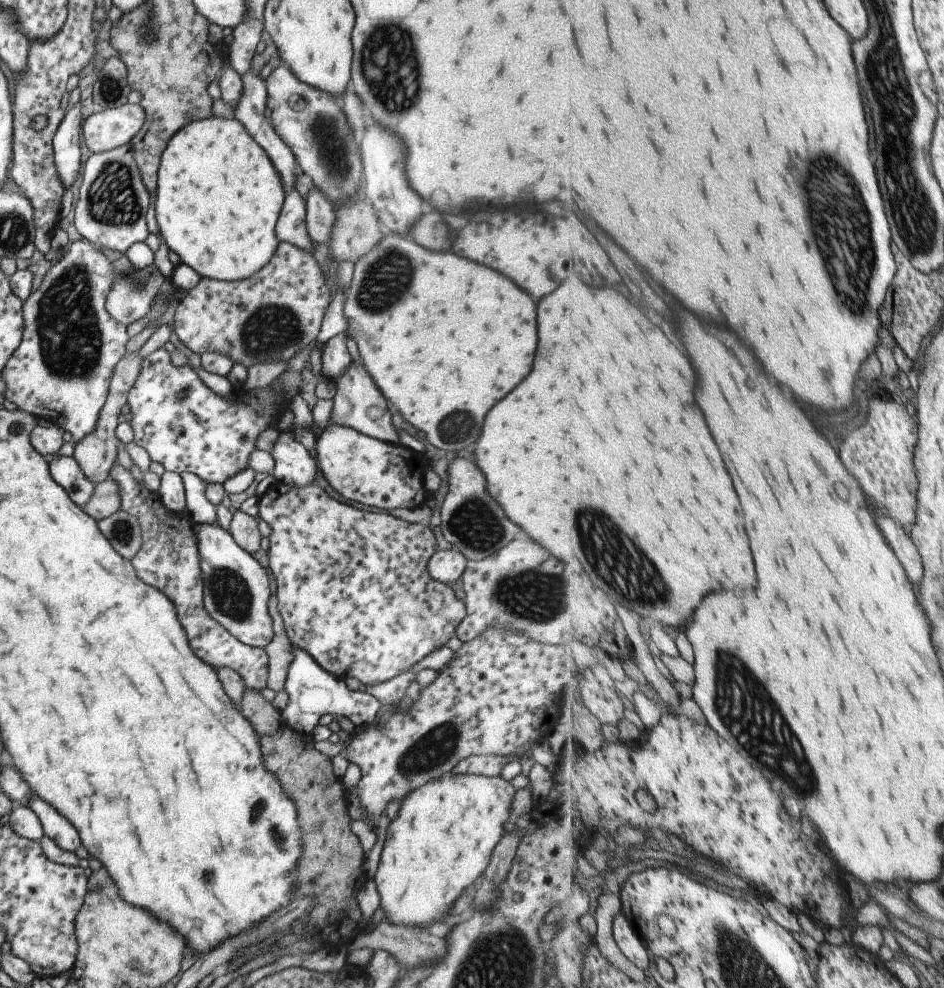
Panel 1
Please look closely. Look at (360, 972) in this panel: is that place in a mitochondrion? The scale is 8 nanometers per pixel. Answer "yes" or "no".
no

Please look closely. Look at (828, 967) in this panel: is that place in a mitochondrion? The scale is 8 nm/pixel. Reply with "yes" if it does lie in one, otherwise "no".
no

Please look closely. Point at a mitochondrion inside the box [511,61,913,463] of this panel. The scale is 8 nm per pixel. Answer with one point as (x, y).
(846, 221)

